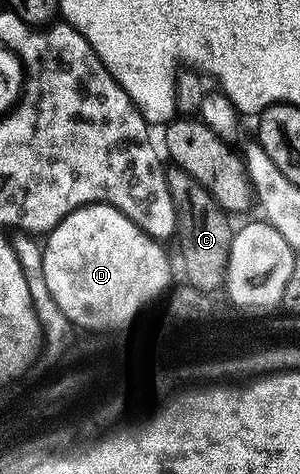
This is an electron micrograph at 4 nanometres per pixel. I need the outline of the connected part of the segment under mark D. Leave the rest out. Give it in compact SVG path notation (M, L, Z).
M82 205L77 211L65 215L61 219L61 223L57 223L57 227L46 234L41 246L46 286L49 287L50 294L57 301L57 305L68 322L72 326L80 325L79 329L83 331L95 330L100 326L123 325L136 312L136 309L139 309L139 306L147 309L152 304L151 301L157 300L166 291L167 284L171 281L171 261L167 258L166 251L163 250L164 246L156 241L155 238L150 237L141 227L134 225L124 213L117 211L111 205Z

